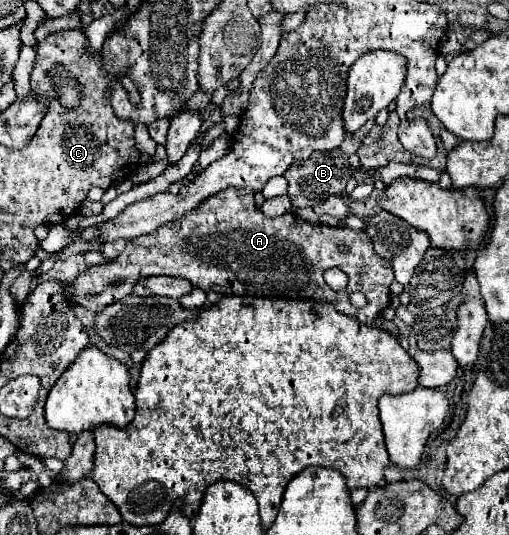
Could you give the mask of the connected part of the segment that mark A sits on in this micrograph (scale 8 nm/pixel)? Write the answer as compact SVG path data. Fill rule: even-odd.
M227 188L227 190L223 190L223 192L217 192L217 194L209 196L209 200L207 200L205 204L201 204L197 210L185 214L185 216L179 218L177 222L171 222L169 226L163 226L161 230L155 230L153 234L147 234L147 236L129 240L125 252L123 252L119 258L115 258L111 264L105 264L105 266L91 266L87 272L83 272L83 274L77 276L75 286L69 288L71 298L73 298L73 304L81 304L81 306L85 306L87 310L97 312L97 310L103 310L105 306L109 306L109 304L113 304L113 302L125 298L127 294L131 294L131 290L133 290L133 286L135 286L135 282L137 282L139 278L145 278L145 276L177 276L177 278L189 280L193 286L197 286L197 288L201 288L201 290L205 290L205 292L213 290L213 292L219 292L219 294L287 296L287 298L313 298L313 300L323 300L323 302L331 302L339 312L349 314L349 316L357 318L357 320L363 322L363 324L373 324L373 320L389 306L389 286L391 286L391 282L393 282L393 270L391 270L389 262L377 258L377 254L373 252L373 244L371 244L369 236L367 236L363 230L351 230L351 228L345 228L345 226L333 228L333 226L325 226L325 224L309 224L307 220L299 218L299 216L293 214L293 212L287 212L287 214L277 216L277 218L269 218L269 216L265 216L265 214L257 208L257 204L255 204L255 200L253 200L253 194L255 194L255 192L249 190L249 188ZM329 268L343 268L343 272L349 276L349 284L347 284L347 288L345 288L343 292L331 290L331 288L327 286L327 282L323 280L323 274L325 274L325 270L329 270ZM351 292L363 292L363 294L367 296L367 306L365 306L365 308L355 308L355 306L351 306L351 302L349 302L349 294L351 294Z

